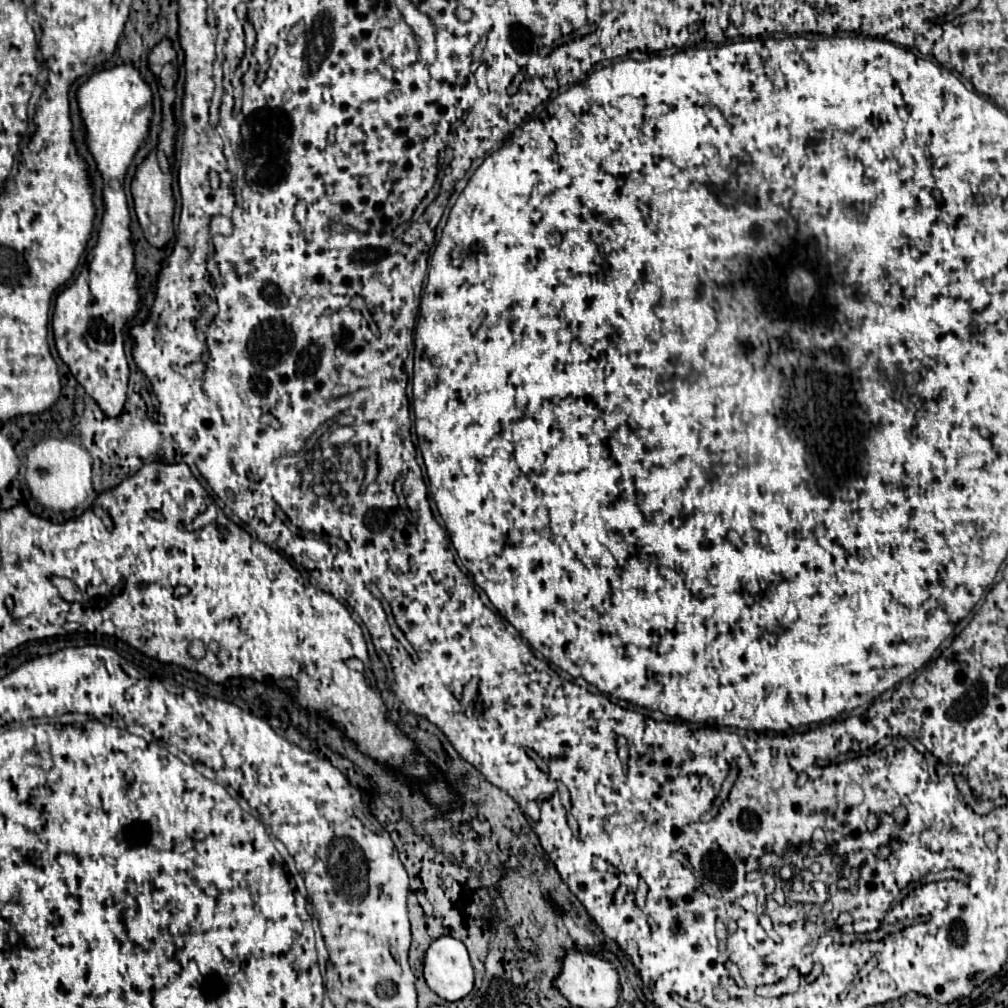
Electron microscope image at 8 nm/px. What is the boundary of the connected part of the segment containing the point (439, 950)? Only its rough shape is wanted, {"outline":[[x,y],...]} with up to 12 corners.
{"outline":[[437,938],[425,980],[445,1002],[465,998],[475,970],[465,944]]}

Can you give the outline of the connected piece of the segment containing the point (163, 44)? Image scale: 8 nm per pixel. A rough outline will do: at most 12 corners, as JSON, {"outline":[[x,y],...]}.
{"outline":[[171,40],[159,42],[149,54],[149,66],[157,76],[163,64],[177,60]]}

